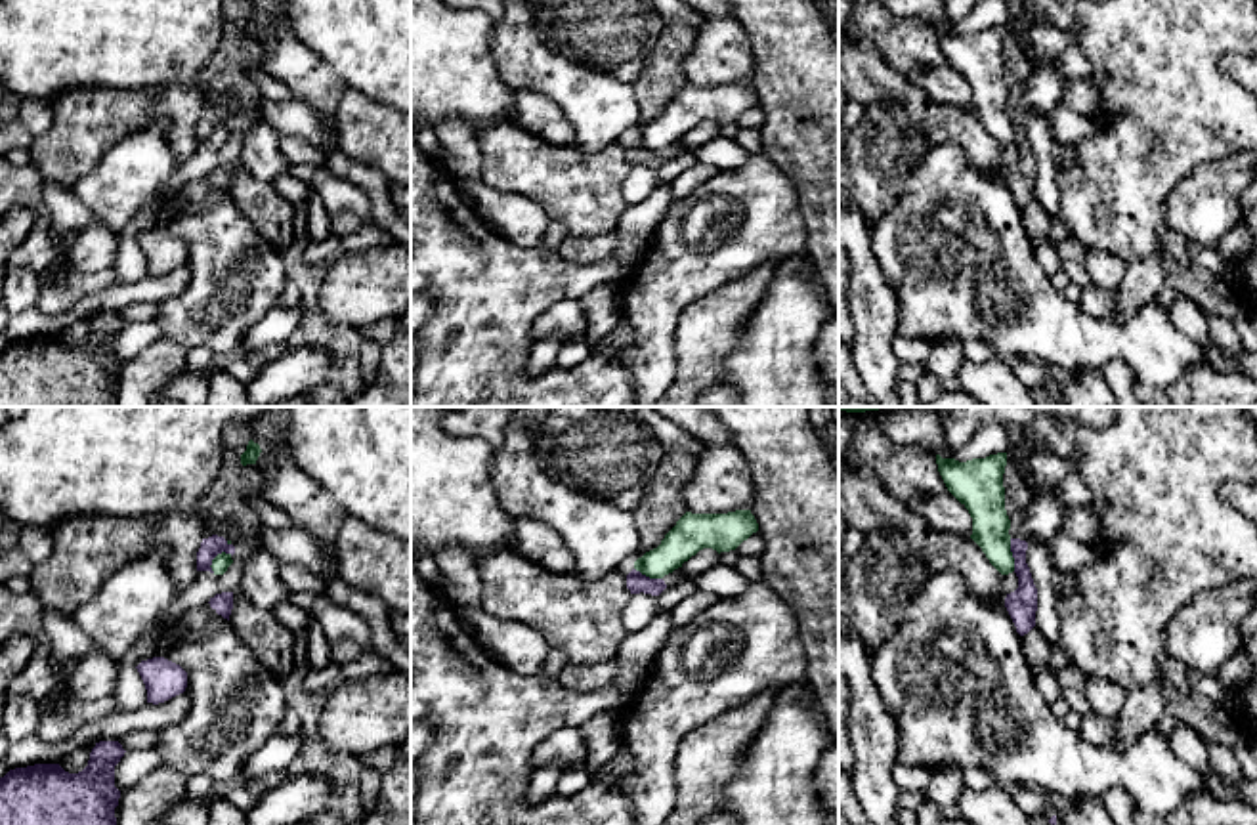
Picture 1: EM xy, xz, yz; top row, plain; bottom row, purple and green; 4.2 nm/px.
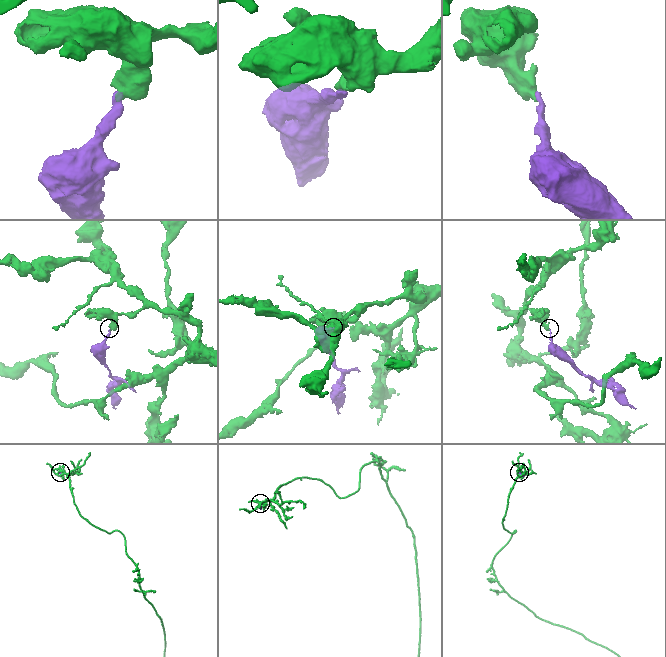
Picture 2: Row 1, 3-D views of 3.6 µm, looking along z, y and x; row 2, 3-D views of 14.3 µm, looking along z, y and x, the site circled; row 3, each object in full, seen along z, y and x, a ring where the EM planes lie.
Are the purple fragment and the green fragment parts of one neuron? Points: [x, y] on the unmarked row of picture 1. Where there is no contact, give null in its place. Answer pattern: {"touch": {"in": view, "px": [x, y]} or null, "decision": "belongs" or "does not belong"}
{"touch": {"in": "xy", "px": [216, 126]}, "decision": "does not belong"}

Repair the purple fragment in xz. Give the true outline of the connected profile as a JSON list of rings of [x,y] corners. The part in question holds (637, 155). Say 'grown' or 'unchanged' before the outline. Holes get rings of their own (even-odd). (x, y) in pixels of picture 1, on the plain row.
unchanged | [[[632,141],[627,147],[627,160],[630,162],[630,166],[644,164],[644,166],[659,168],[667,160],[667,157],[663,151],[650,151],[640,143]]]

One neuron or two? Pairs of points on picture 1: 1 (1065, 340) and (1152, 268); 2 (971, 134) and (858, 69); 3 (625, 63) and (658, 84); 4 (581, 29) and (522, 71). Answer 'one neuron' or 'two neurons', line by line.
1: two neurons
2: one neuron
3: two neurons
4: two neurons

